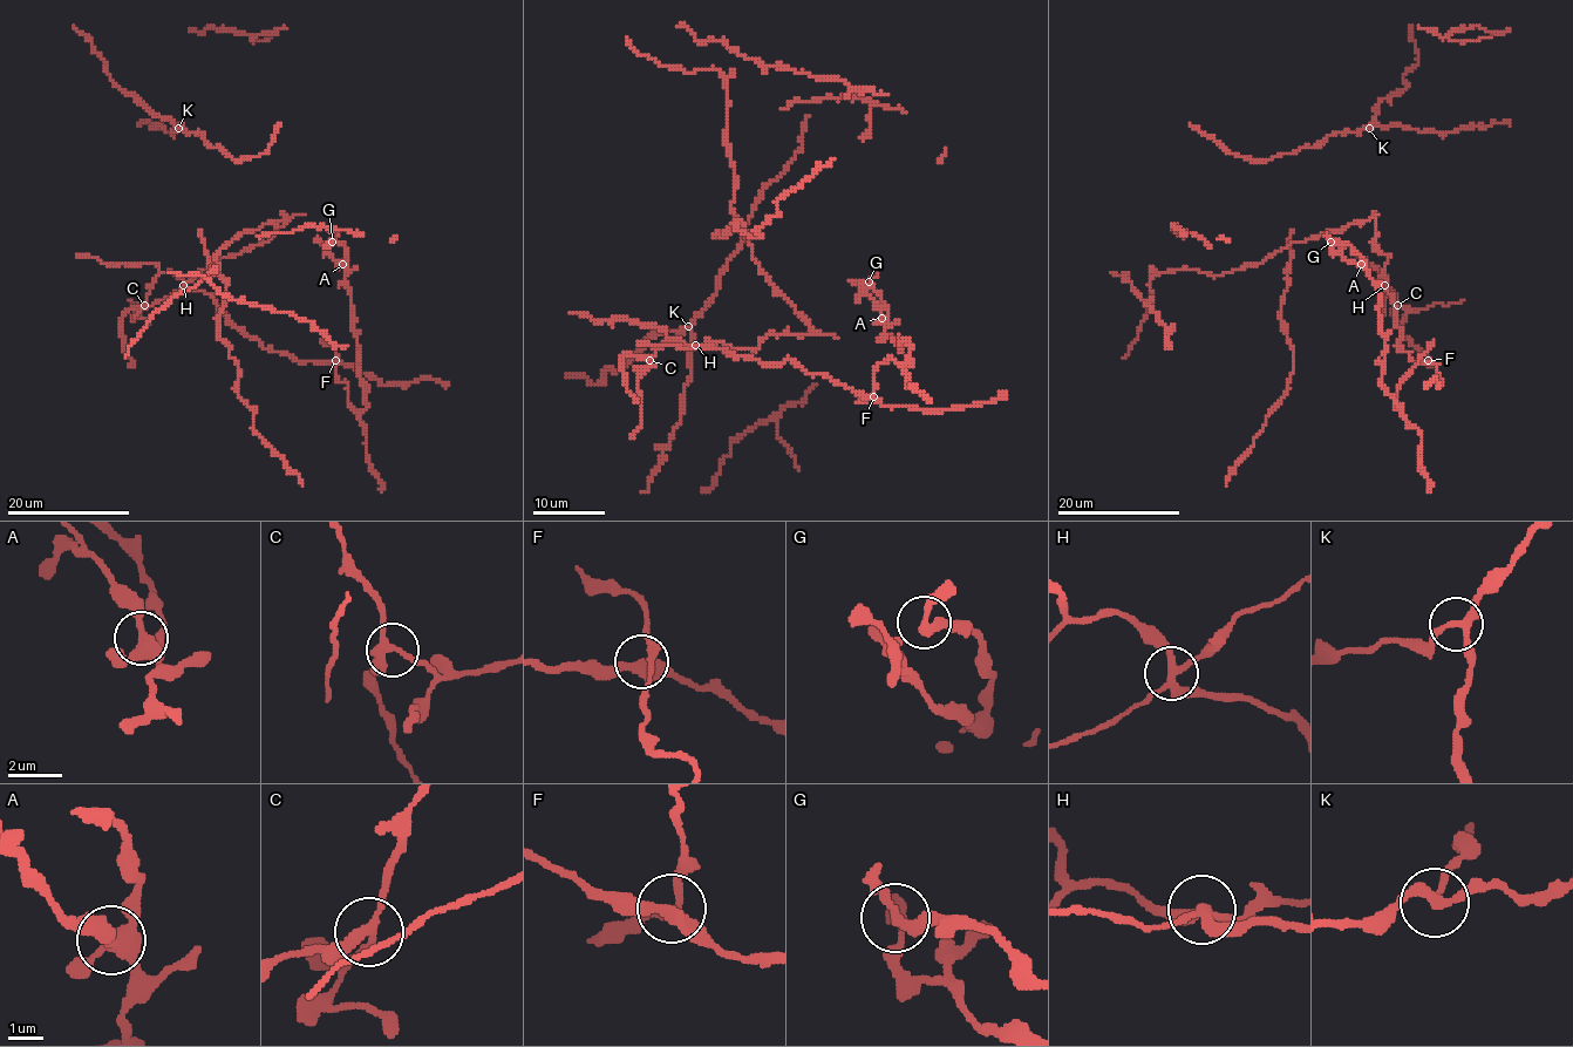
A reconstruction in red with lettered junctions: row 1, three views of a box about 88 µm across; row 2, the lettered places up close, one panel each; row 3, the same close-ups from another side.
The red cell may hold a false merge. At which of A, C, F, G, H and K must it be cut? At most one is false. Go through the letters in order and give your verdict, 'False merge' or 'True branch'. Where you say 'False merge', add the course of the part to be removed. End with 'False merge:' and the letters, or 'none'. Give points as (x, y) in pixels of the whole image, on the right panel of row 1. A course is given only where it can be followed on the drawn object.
A: True branch
C: True branch
F: True branch
G: True branch
H: False merge. Course of the part to remove: (1384, 285), (1390, 257), (1375, 249), (1375, 219), (1294, 242), (1217, 276), (1186, 267), (1158, 273), (1123, 359)
K: True branch
False merge: H

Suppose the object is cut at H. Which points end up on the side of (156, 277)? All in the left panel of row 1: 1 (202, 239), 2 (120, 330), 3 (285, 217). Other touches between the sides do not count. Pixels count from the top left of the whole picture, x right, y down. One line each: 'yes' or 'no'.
1: yes
2: yes
3: no

